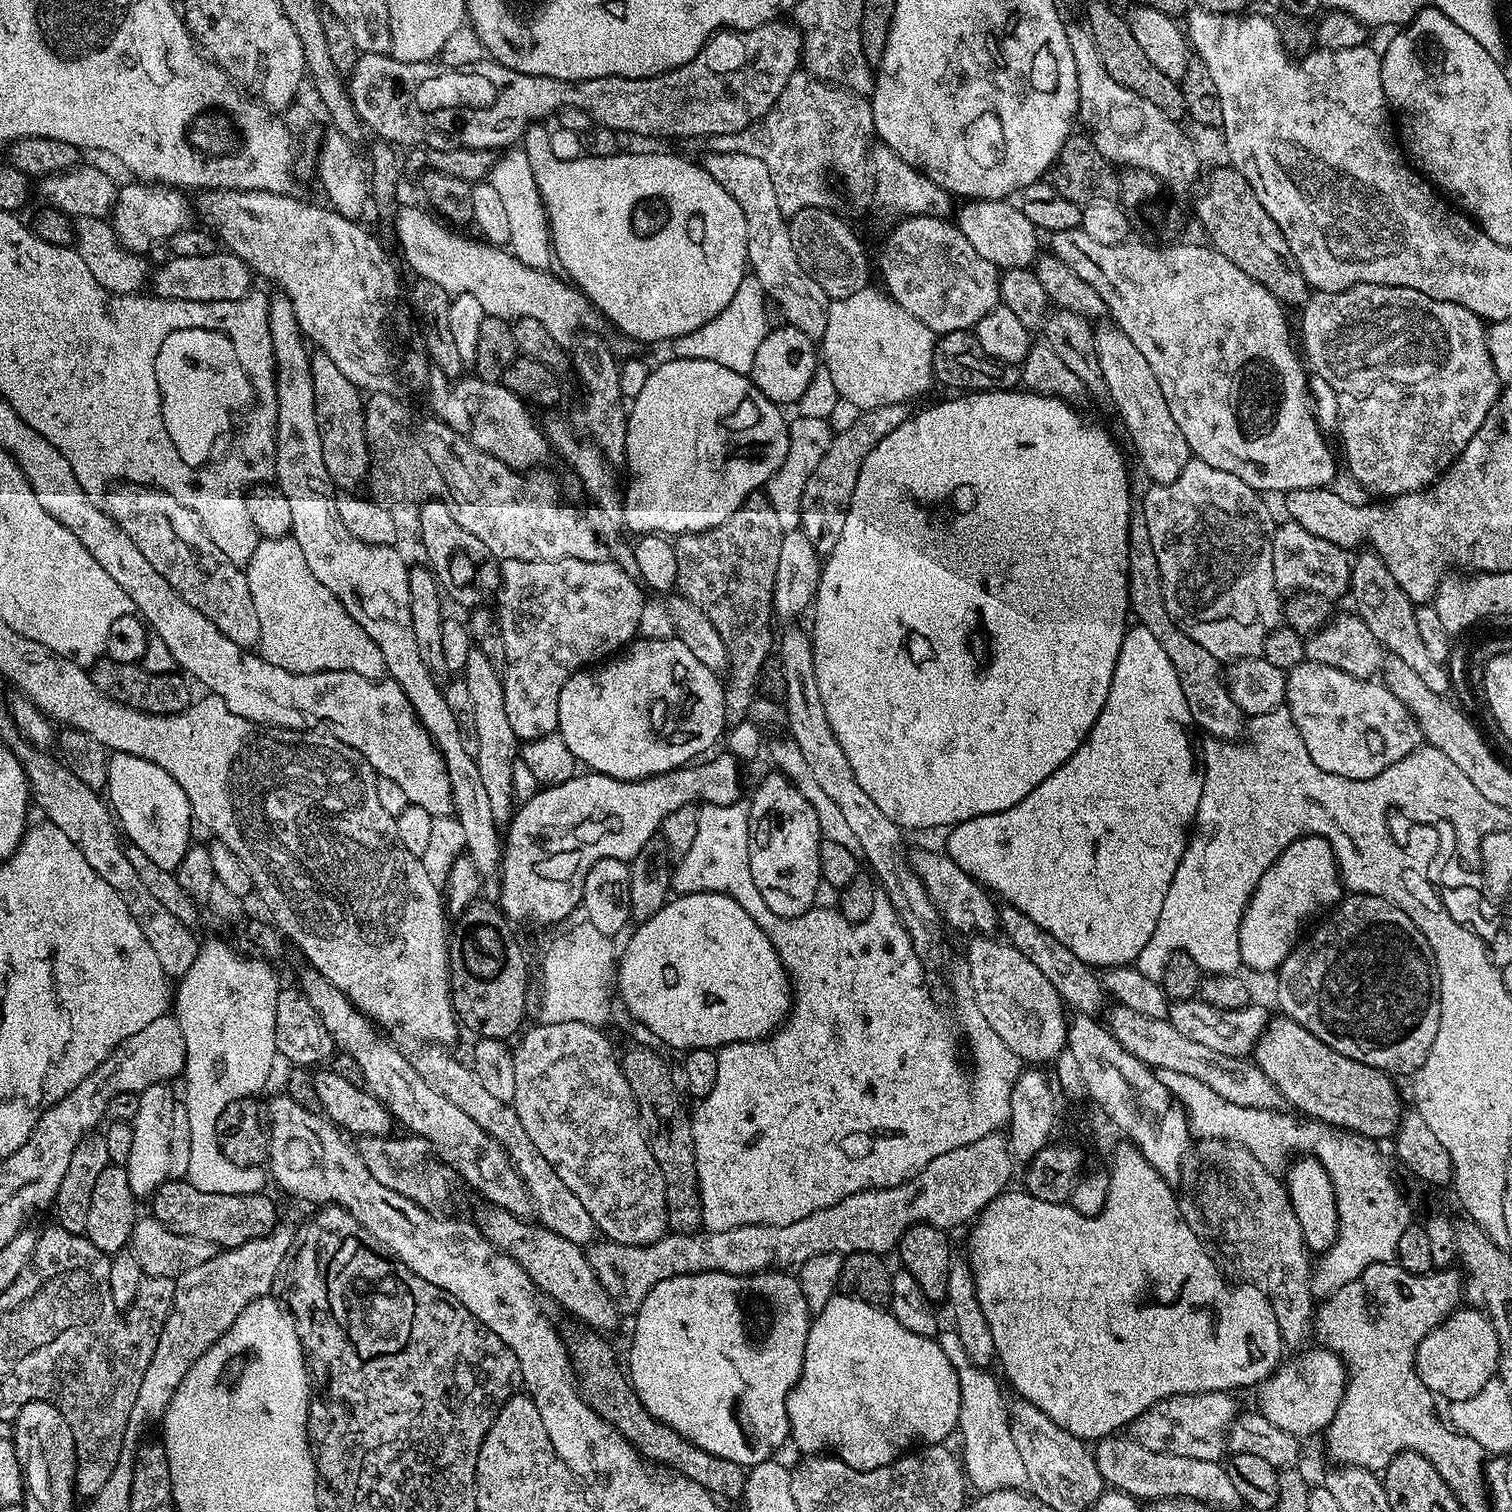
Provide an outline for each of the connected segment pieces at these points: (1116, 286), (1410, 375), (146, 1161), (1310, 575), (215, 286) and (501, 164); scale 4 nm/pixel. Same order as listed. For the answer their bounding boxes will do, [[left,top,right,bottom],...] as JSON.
[[1050,228,1336,494],[1298,284,1502,498],[126,1083,178,1198],[1272,522,1350,598],[150,250,254,306],[486,150,554,270]]

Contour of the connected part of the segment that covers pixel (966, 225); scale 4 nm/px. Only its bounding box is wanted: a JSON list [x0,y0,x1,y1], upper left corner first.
[954,200,1041,270]

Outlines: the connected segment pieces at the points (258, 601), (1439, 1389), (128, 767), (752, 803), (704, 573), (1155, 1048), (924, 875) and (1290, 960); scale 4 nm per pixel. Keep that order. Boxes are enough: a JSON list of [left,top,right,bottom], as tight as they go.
[[246,536,385,680],[1416,1306,1500,1402],[106,754,194,872],[748,771,822,916],[674,494,785,725],[1106,1003,1285,1108],[908,848,998,934],[1275,894,1440,1078]]

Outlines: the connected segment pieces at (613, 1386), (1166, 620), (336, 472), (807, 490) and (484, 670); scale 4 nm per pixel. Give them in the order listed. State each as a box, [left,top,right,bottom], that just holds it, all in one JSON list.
[[570,1331,747,1499],[1128,514,1246,741],[310,350,370,490],[800,403,910,542],[462,650,518,825]]

